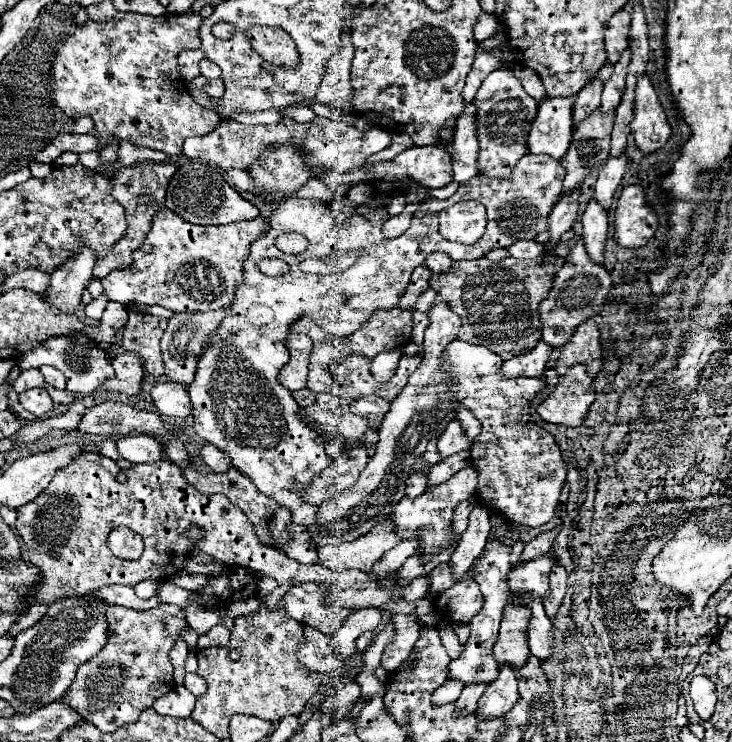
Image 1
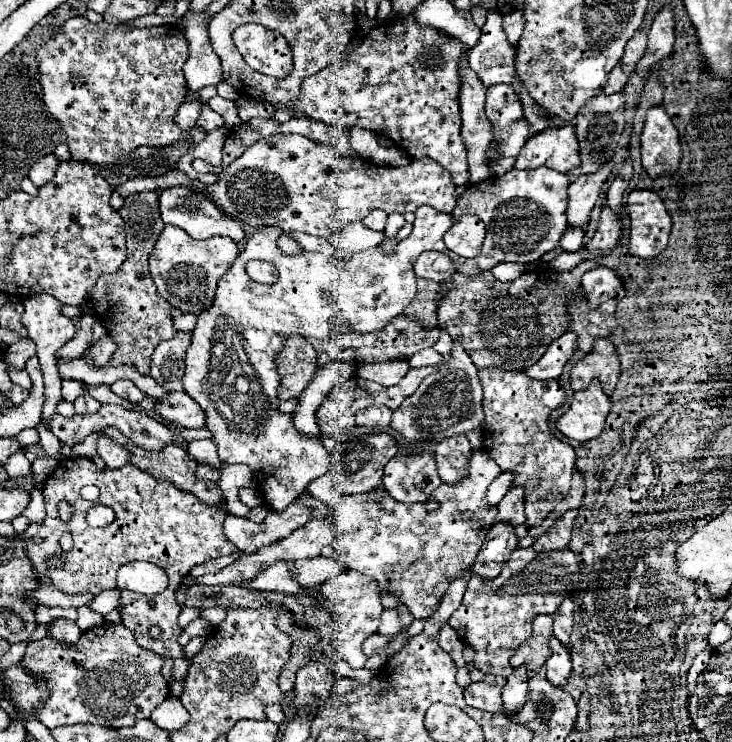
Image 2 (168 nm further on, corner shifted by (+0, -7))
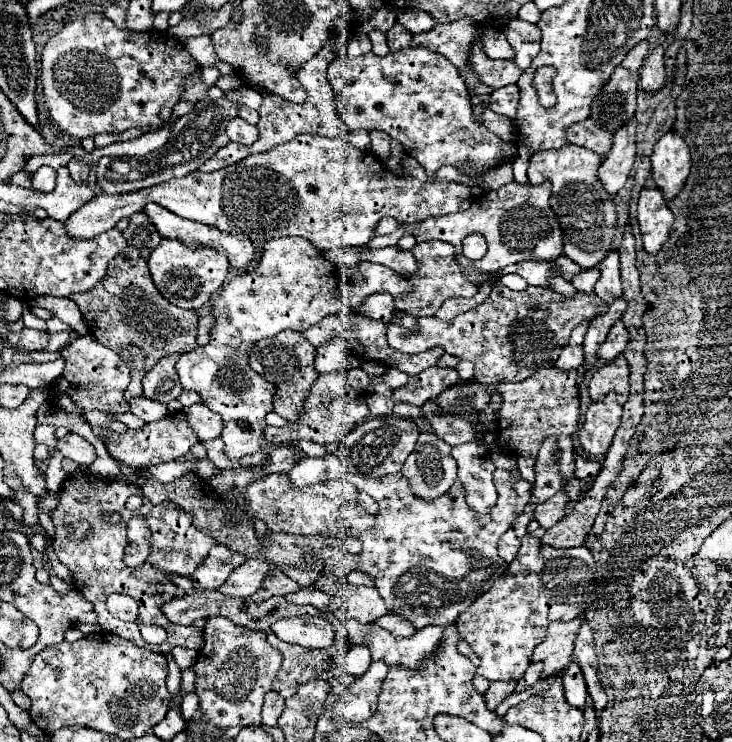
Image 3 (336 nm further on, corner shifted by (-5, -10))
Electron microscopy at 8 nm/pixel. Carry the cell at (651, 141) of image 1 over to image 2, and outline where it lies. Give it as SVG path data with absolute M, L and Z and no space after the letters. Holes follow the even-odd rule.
M651 107L647 111L643 135L641 135L643 167L651 179L663 177L679 169L681 147L679 133L669 121L663 107Z

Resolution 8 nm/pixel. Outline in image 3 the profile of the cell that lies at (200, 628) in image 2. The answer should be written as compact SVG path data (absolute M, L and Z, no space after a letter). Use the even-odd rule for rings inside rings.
M179 646L173 648L171 653L175 662L181 669L191 668L197 662L199 657L199 653L197 651Z

